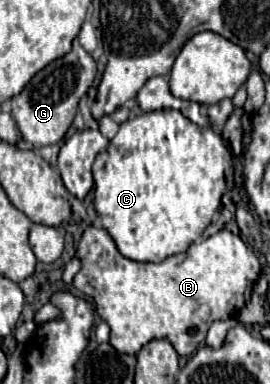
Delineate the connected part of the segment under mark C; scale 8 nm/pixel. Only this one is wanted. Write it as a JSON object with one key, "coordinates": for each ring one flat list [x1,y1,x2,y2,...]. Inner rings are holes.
{"coordinates":[[159,109,159,111,149,111,137,117,127,119,125,123,121,123,117,135,109,141,109,147,97,155,95,163,93,163,93,179,95,179,95,209,103,221,103,229,107,229,107,233,113,237,117,249,121,255,125,255,131,261,147,261,147,263,161,263,163,259,183,253,193,241,197,241,201,237,201,233,209,227,215,211,221,207,221,197,226,193,226,177,225,170,231,166,231,151,227,147,227,143,223,141,221,135,217,135,213,129,209,127,199,127,195,123,191,123,187,117,183,117,179,111,173,109]]}

